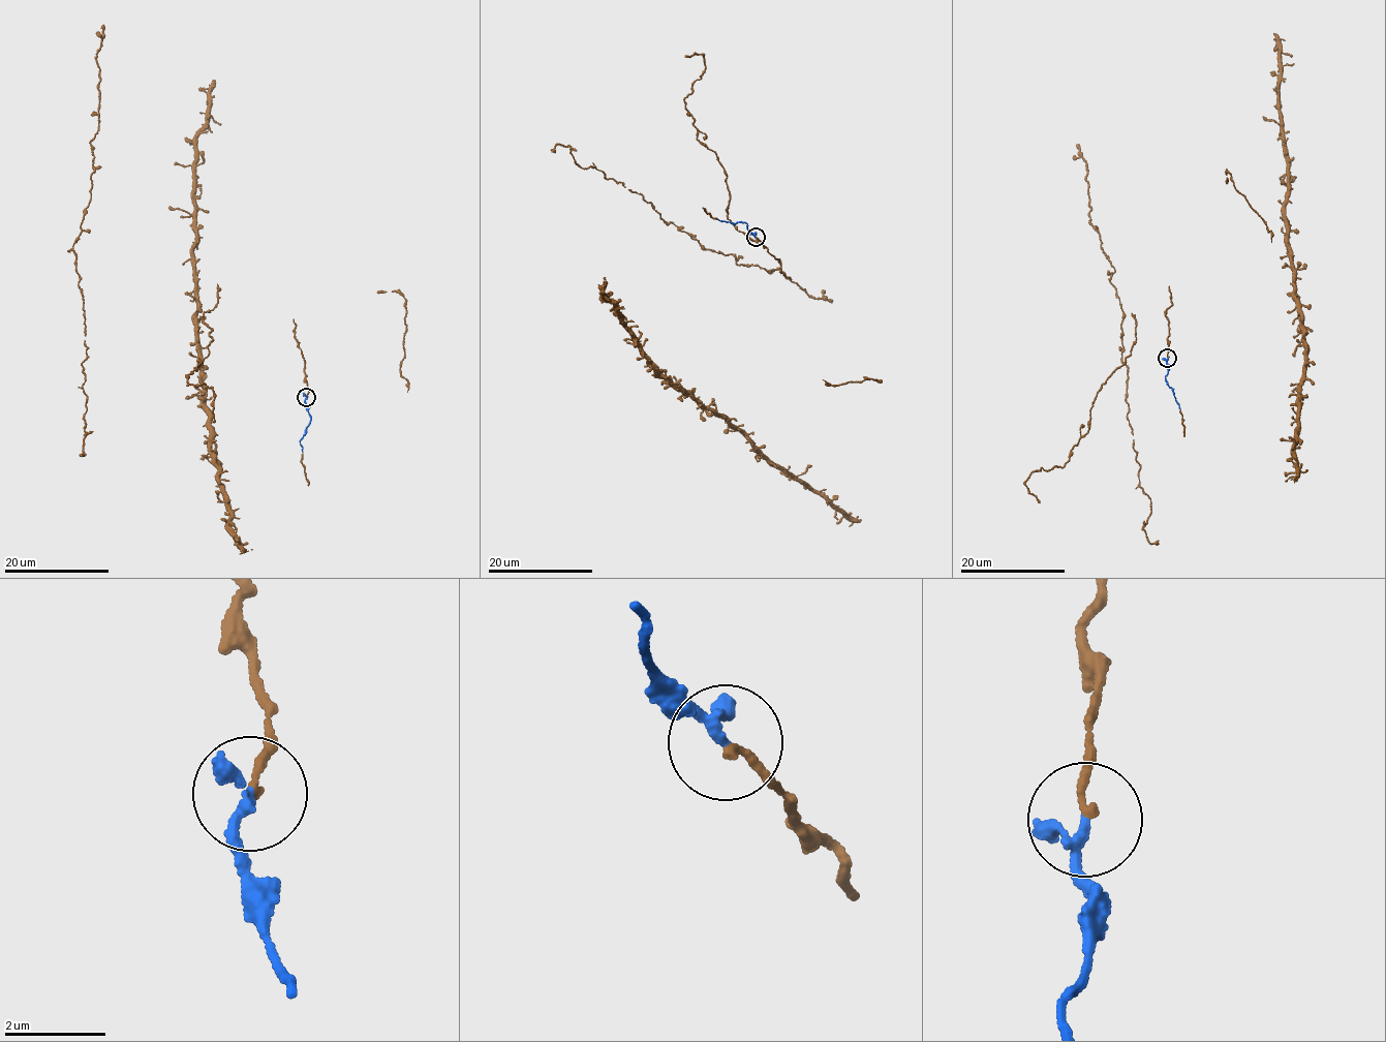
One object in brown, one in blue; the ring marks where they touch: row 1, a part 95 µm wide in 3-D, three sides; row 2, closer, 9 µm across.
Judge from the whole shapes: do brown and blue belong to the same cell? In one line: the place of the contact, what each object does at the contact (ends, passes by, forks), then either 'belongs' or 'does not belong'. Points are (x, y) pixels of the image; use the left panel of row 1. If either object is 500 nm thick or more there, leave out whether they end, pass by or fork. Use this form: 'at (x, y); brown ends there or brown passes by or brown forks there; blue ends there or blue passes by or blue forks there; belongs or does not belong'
at (306, 397); brown ends there; blue passes by; belongs

